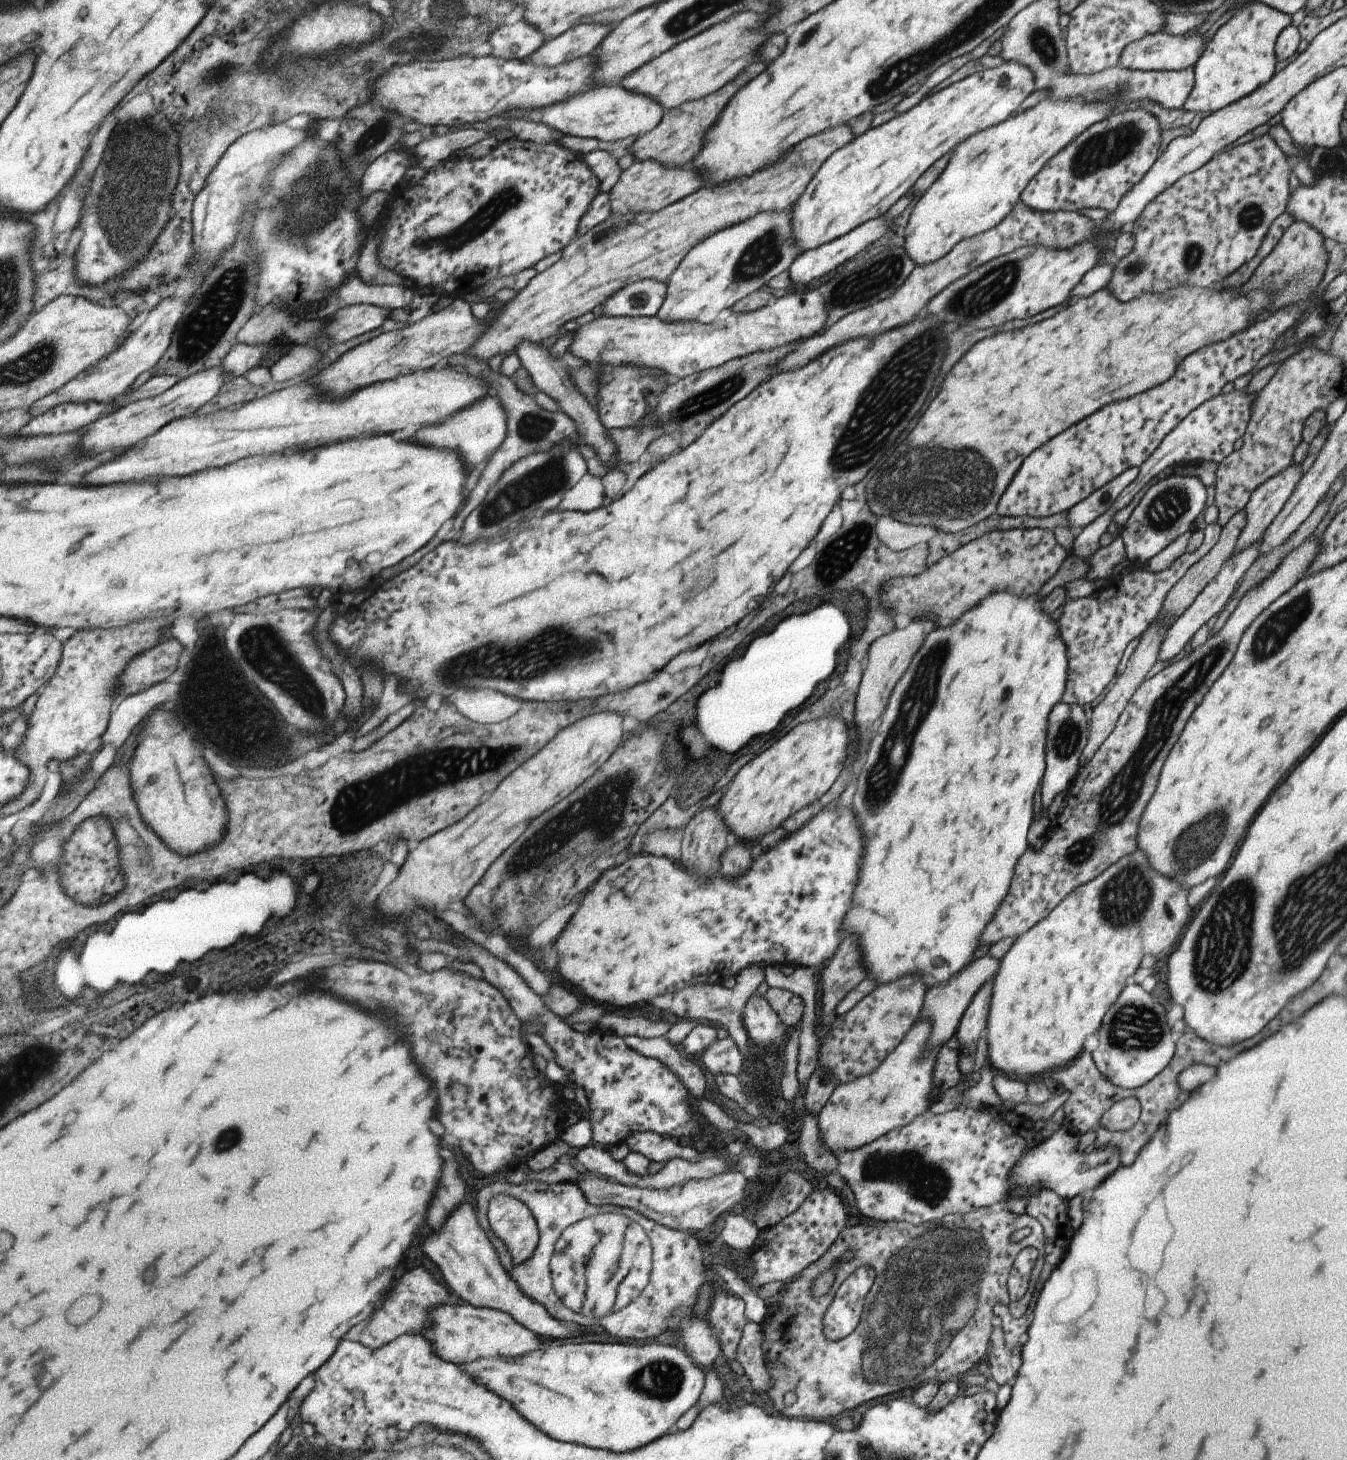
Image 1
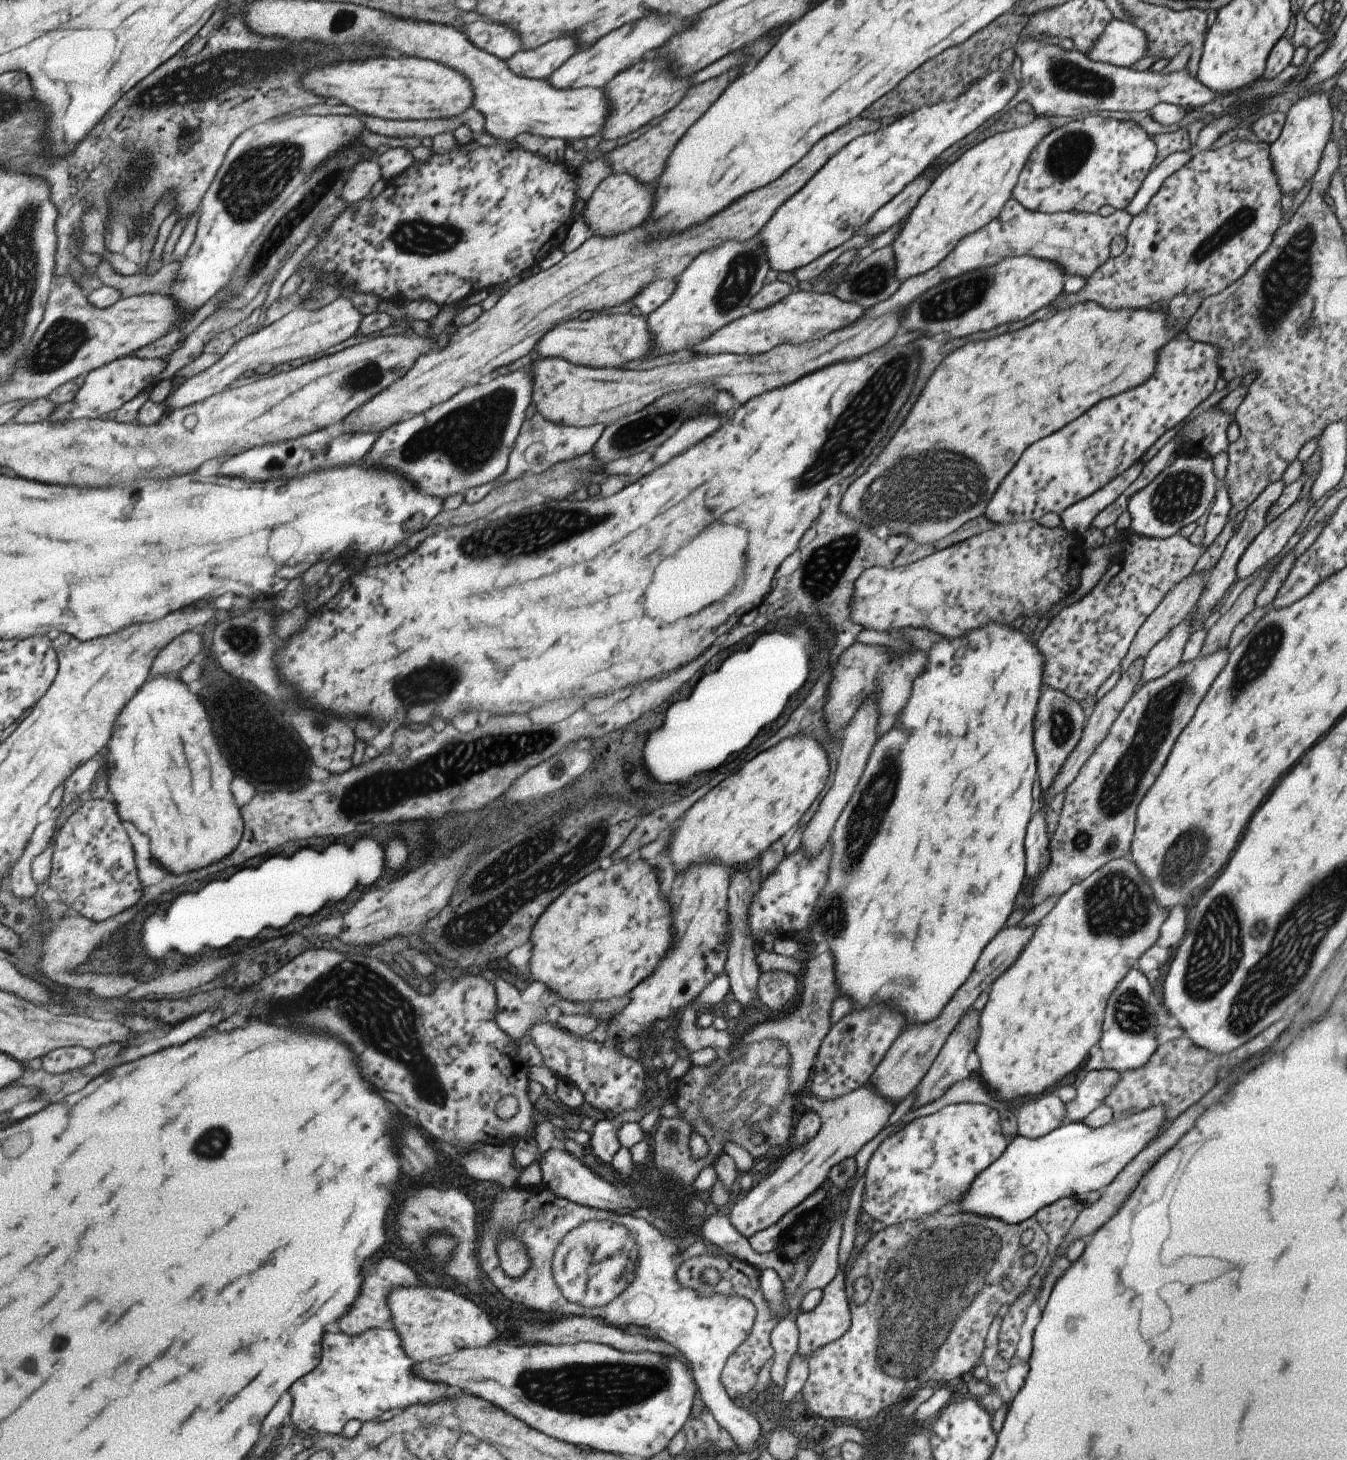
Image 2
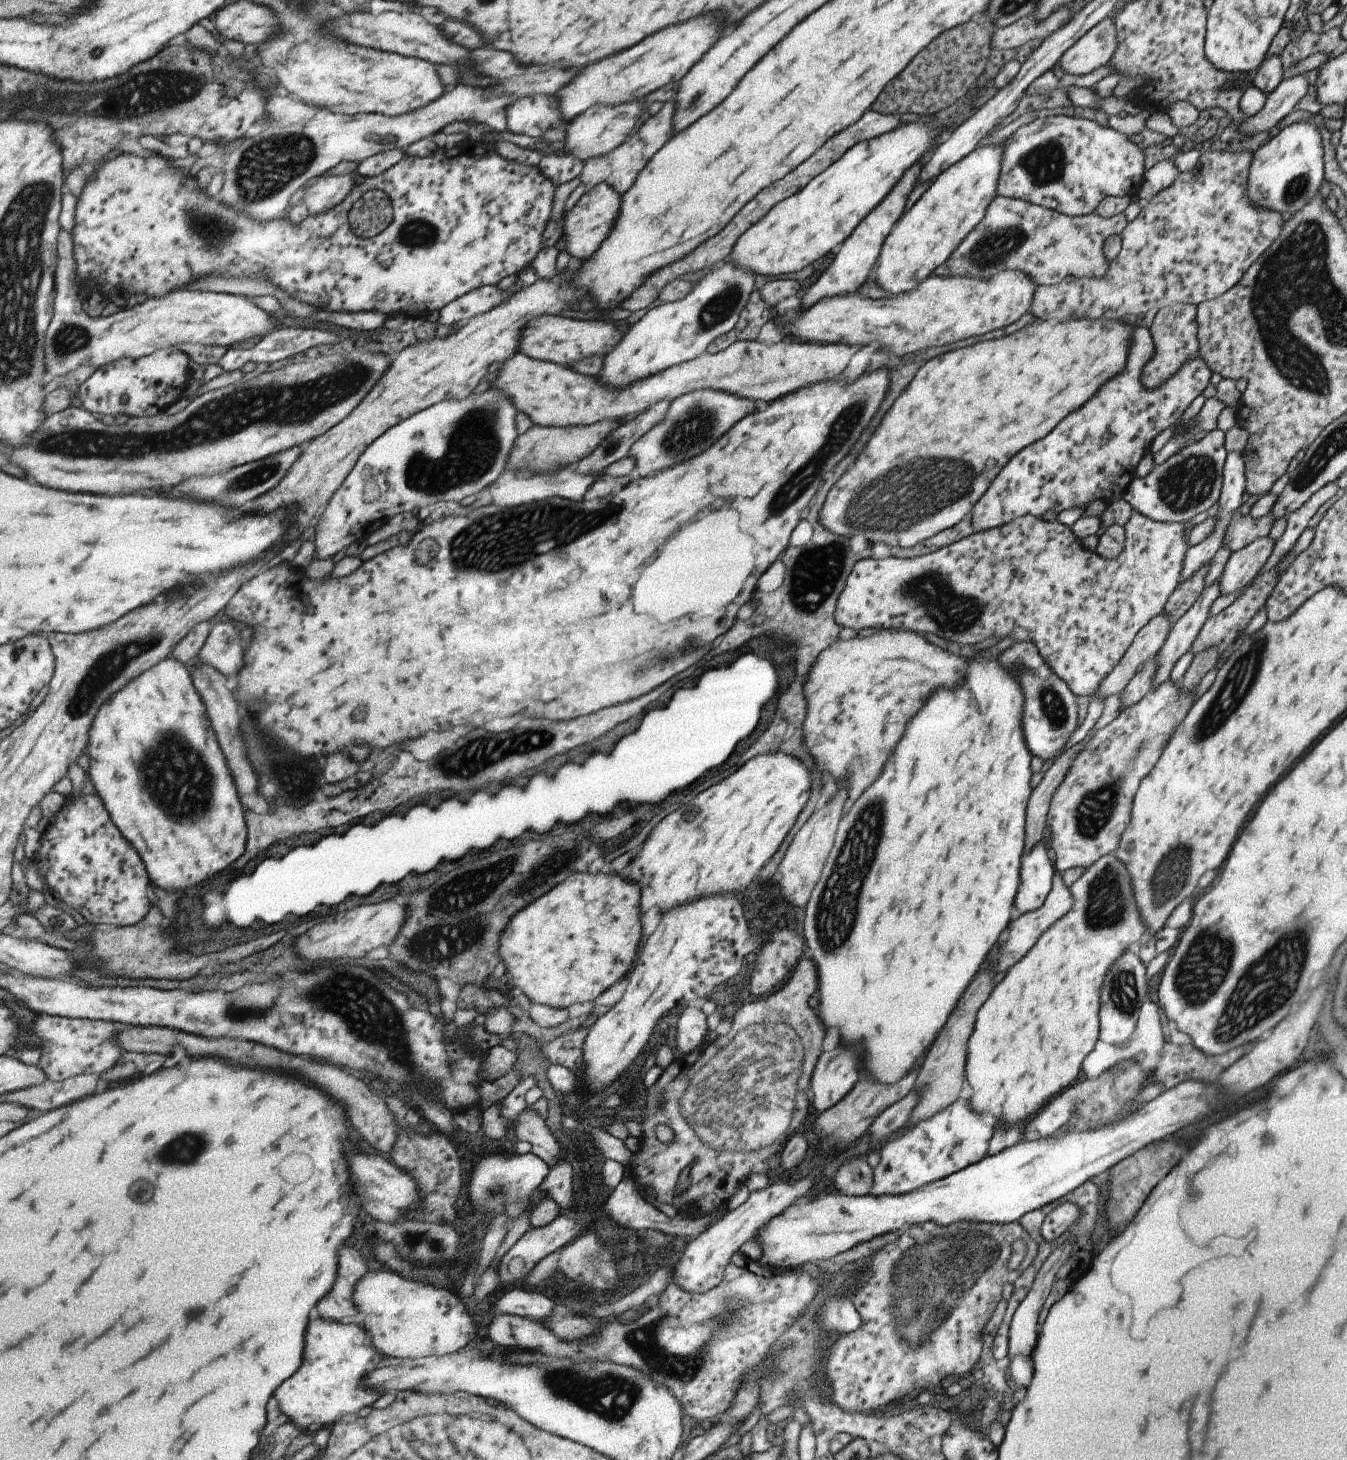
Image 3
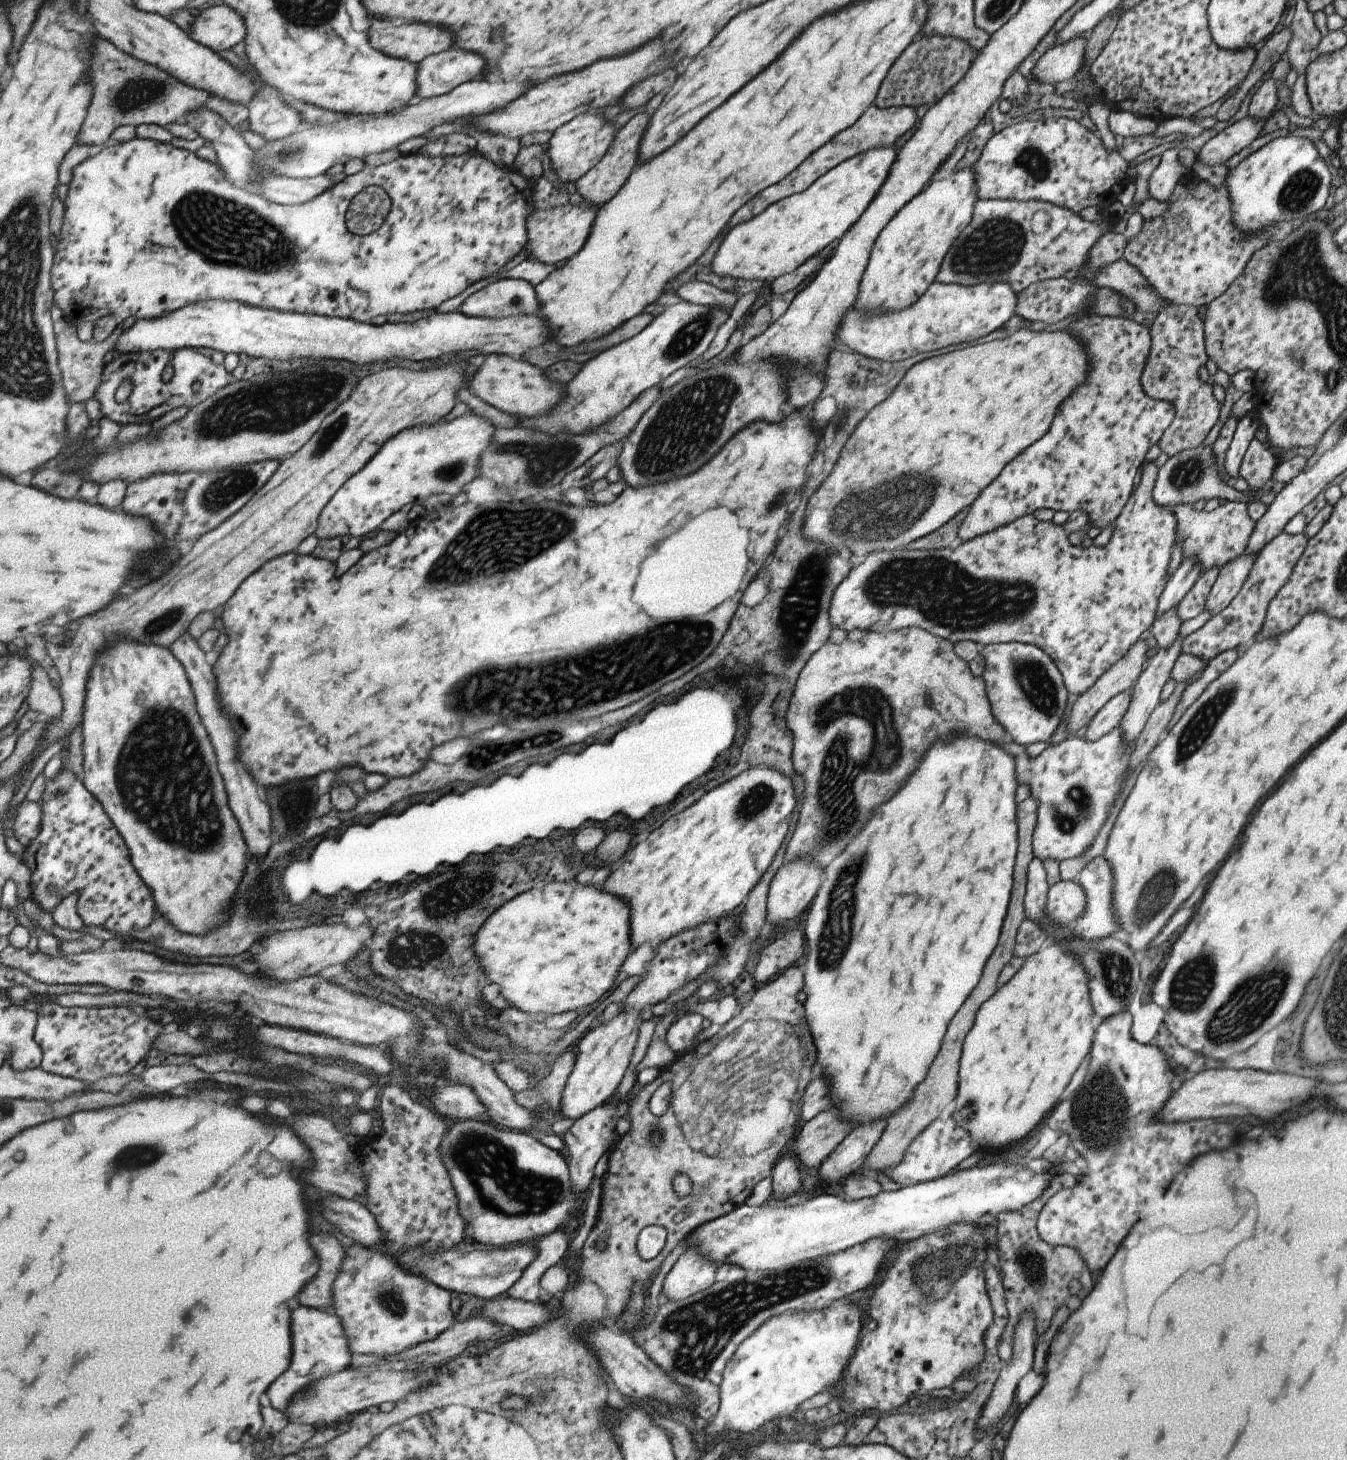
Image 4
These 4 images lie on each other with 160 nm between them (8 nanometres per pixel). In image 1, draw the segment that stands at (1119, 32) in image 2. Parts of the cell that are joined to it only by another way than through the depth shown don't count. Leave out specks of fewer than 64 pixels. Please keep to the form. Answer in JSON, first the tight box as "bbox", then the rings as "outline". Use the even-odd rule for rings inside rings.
{"bbox":[1118,31,1207,71],"outline":[[[1157,31],[1145,35],[1133,43],[1125,45],[1119,53],[1118,64],[1126,69],[1137,69],[1140,71],[1178,71],[1188,66],[1193,66],[1198,56],[1203,52],[1207,41],[1201,40],[1203,35],[1196,36],[1169,35]]]}

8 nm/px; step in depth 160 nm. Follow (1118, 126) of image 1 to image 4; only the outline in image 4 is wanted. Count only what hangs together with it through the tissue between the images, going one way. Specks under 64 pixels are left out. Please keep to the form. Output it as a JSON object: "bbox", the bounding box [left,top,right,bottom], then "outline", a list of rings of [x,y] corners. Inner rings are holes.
{"bbox":[972,117,1133,215],"outline":[[[1065,117],[1024,120],[1002,129],[990,136],[972,168],[976,196],[979,199],[1045,201],[1071,209],[1075,215],[1085,206],[1097,206],[1101,209],[1115,201],[1133,175],[1132,169],[1119,156],[1116,148],[1113,151],[1105,150],[1097,134],[1089,132],[1089,129],[1076,120]]]}

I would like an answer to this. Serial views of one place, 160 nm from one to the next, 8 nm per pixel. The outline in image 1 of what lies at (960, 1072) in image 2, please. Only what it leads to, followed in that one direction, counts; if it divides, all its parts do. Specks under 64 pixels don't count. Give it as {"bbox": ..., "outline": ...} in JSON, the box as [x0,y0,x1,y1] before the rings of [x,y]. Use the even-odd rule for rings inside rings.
{"bbox":[954,979,992,1058],"outline":[[[992,979],[973,995],[972,1001],[967,1005],[965,1012],[959,1019],[954,1032],[955,1040],[957,1040],[958,1044],[958,1058],[959,1054],[965,1057],[974,1056],[979,1032],[984,1030],[988,1018],[991,987]]]}

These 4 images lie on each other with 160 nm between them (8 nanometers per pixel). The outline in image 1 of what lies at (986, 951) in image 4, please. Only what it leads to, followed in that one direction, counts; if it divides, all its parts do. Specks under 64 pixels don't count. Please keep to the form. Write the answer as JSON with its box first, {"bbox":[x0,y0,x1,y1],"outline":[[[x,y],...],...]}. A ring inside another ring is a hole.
{"bbox":[841,590,1065,988],"outline":[[[1006,590],[987,594],[974,607],[965,611],[948,627],[929,631],[909,666],[893,687],[883,714],[863,752],[857,770],[856,791],[850,809],[859,828],[863,828],[863,856],[859,860],[859,880],[854,884],[850,898],[850,910],[843,915],[841,931],[851,934],[858,941],[860,963],[869,979],[884,985],[906,977],[921,974],[925,987],[931,988],[951,980],[969,963],[980,944],[980,936],[996,908],[1007,894],[1018,858],[1028,848],[1027,831],[1034,817],[1031,802],[1039,786],[1044,768],[1045,720],[1051,707],[1060,701],[1065,688],[1065,646],[1057,636],[1057,628],[1041,612],[1035,596],[1015,598]]]}

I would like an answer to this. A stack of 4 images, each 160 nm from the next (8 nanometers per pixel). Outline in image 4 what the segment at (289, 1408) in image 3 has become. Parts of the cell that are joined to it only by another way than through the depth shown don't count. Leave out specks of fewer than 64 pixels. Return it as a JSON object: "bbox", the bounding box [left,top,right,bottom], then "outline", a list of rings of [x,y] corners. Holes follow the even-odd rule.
{"bbox":[267,1306,353,1413],"outline":[[[299,1306],[295,1310],[293,1340],[294,1354],[291,1366],[275,1384],[271,1384],[271,1392],[267,1392],[269,1399],[273,1402],[273,1408],[284,1413],[297,1395],[305,1395],[319,1380],[347,1370],[353,1362],[353,1352],[346,1337],[344,1324],[333,1310]]]}

